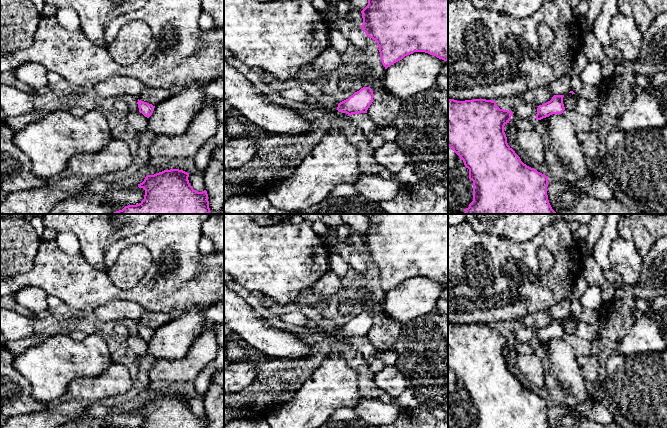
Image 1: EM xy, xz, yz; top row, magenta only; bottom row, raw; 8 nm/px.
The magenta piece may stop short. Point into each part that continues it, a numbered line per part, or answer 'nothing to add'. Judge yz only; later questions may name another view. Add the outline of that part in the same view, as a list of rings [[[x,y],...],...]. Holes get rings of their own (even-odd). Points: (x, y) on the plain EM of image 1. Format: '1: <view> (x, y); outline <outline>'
1: yz (460, 412); outline [[[448,370],[448,428],[470,428],[473,405],[463,384]]]

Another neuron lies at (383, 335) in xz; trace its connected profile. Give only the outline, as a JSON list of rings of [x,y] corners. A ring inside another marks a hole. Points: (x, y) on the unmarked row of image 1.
[[[361,276],[358,279],[362,282],[362,287],[355,297],[363,304],[363,310],[370,311],[374,318],[367,338],[378,350],[395,350],[402,325],[384,312],[382,302],[373,298],[366,279]]]

